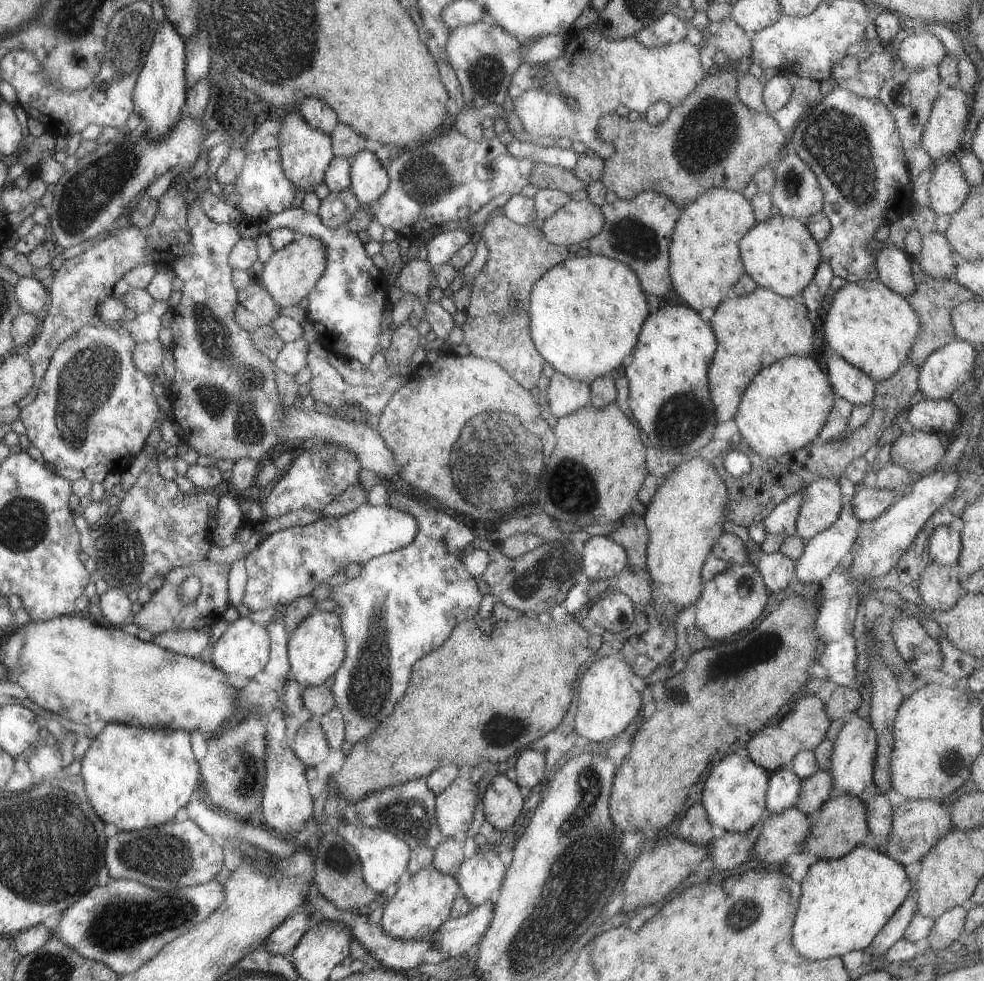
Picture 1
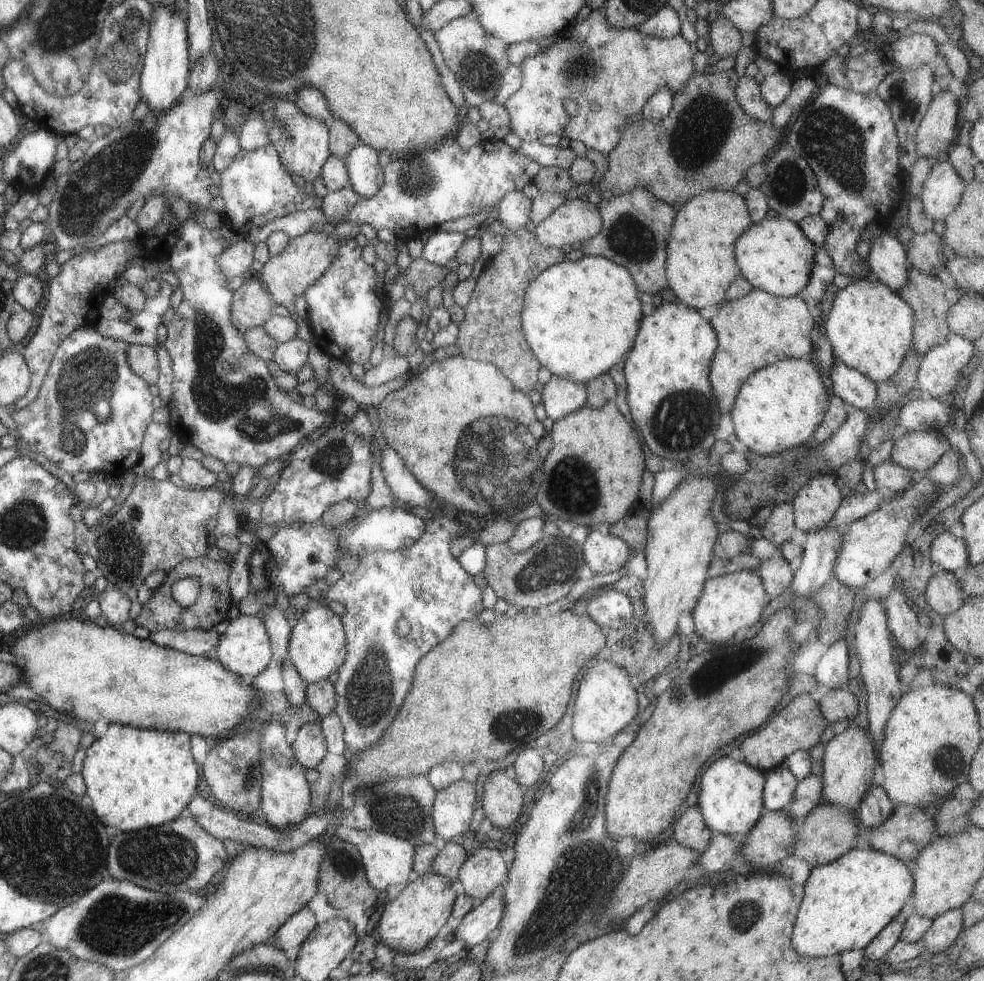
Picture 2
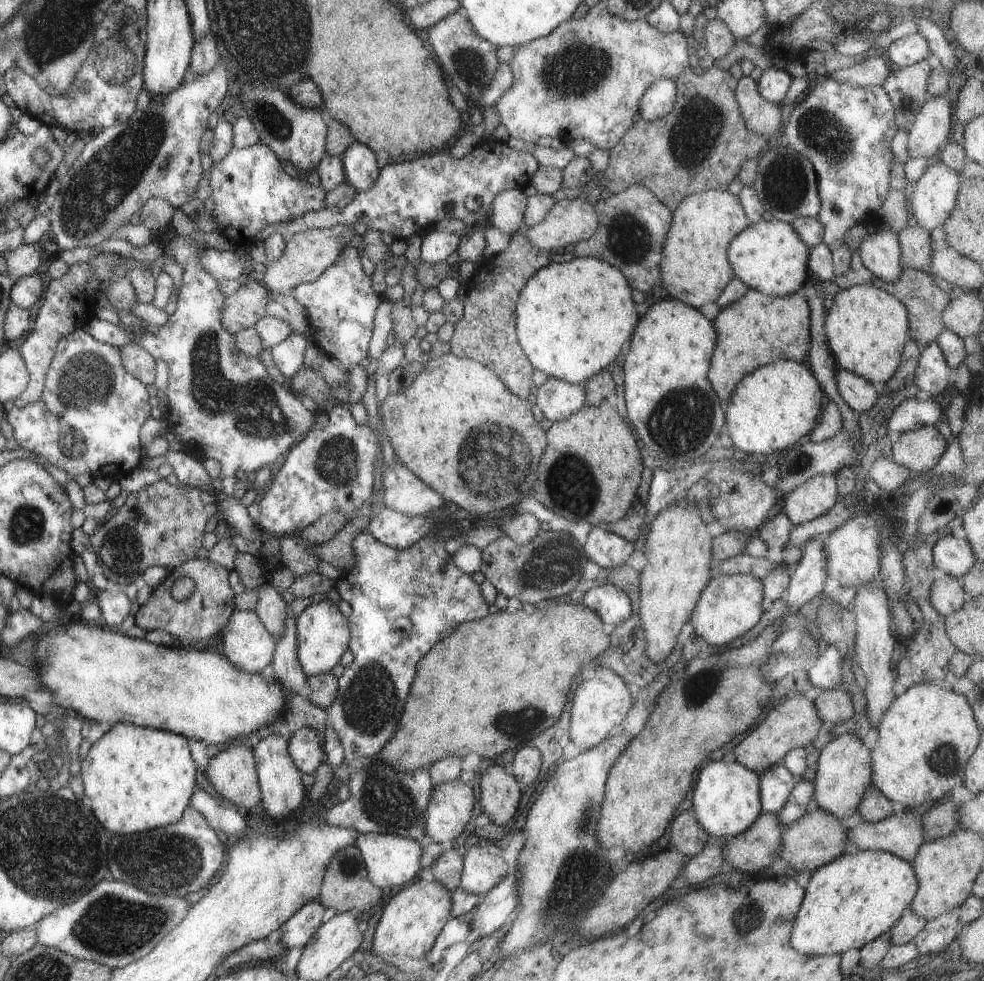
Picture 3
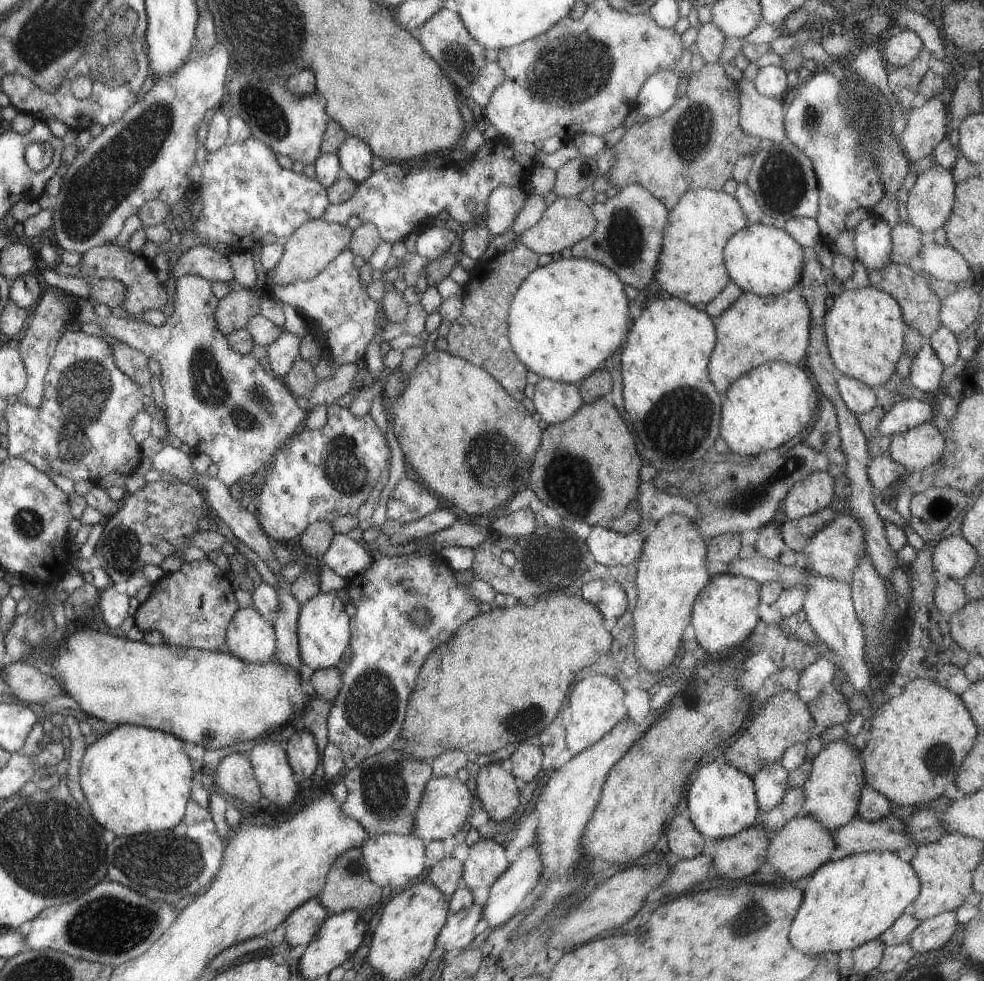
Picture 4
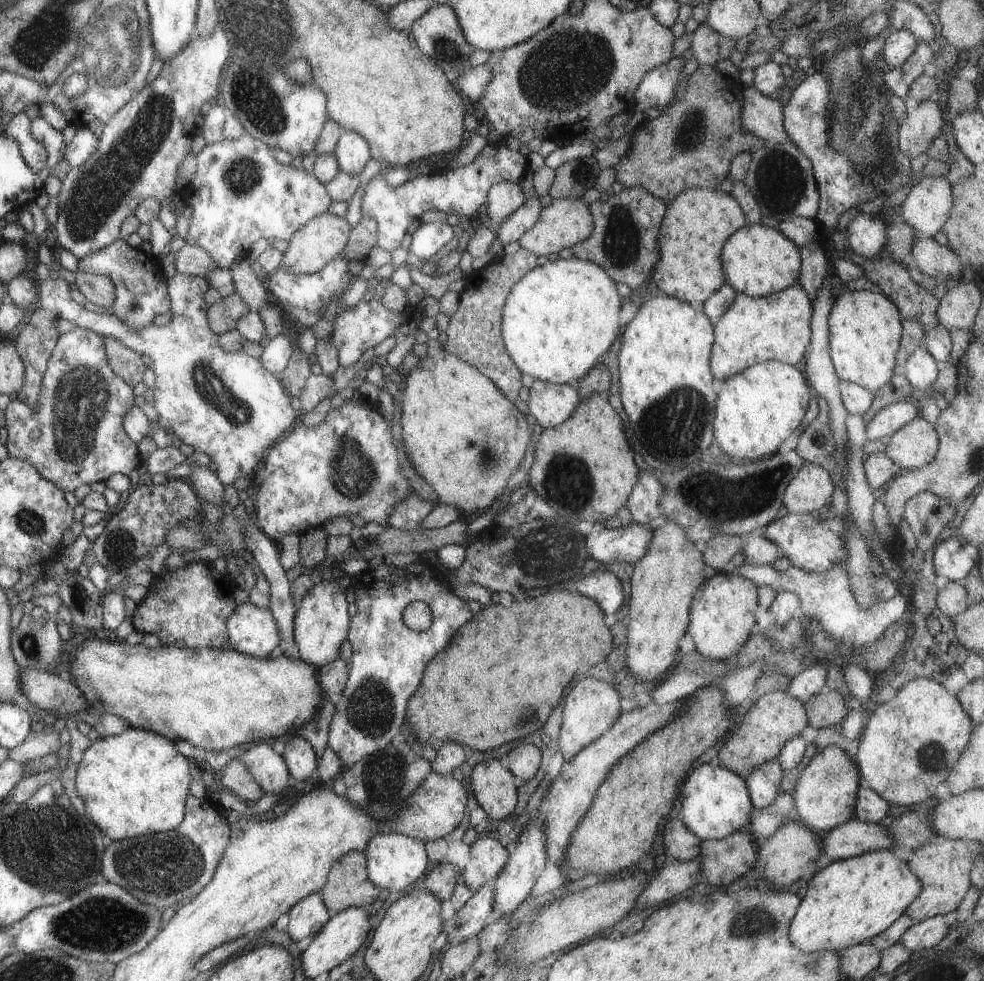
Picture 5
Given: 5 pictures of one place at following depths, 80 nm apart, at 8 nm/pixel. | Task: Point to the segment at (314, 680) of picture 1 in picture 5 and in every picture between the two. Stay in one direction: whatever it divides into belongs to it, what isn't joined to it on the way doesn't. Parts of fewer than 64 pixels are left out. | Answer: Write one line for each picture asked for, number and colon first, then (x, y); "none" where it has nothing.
2: (316, 645)
3: (321, 635)
4: (322, 631)
5: (320, 625)

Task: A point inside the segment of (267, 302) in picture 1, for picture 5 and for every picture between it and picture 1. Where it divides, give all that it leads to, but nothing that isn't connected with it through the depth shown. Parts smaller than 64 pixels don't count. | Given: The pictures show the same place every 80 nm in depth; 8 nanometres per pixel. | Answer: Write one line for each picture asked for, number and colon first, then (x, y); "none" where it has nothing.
2: (251, 305)
3: (241, 309)
4: (232, 311)
5: (221, 317)

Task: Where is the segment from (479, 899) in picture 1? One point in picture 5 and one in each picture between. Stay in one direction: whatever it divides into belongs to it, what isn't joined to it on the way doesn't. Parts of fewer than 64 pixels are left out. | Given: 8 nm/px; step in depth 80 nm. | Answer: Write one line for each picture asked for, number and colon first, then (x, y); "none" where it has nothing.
2: (483, 870)
3: (482, 866)
4: (485, 862)
5: (487, 855)

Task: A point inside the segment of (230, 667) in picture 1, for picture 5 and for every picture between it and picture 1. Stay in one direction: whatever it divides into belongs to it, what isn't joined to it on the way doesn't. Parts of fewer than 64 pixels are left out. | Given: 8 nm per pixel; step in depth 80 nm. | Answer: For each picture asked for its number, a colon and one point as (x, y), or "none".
2: (243, 648)
3: (245, 643)
4: (249, 637)
5: (251, 630)

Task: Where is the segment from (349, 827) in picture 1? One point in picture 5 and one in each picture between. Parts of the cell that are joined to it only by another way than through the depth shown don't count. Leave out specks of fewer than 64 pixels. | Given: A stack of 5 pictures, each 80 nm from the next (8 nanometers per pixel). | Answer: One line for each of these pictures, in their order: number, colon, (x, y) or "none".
2: (386, 859)
3: (391, 861)
4: (392, 860)
5: (393, 861)

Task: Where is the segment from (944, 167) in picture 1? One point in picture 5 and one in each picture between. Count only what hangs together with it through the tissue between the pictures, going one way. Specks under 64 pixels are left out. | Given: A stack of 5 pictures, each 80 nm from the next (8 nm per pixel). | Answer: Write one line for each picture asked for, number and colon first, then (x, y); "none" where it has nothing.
2: (941, 191)
3: (934, 193)
4: (930, 200)
5: (926, 206)

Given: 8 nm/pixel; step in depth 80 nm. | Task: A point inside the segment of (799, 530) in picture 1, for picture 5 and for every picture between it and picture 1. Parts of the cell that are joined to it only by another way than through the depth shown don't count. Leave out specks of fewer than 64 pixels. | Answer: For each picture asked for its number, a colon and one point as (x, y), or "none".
2: (813, 505)
3: (810, 499)
4: (813, 493)
5: (808, 490)

